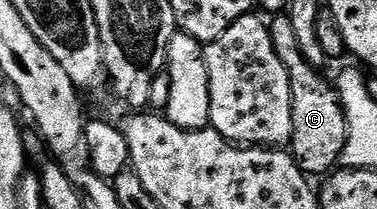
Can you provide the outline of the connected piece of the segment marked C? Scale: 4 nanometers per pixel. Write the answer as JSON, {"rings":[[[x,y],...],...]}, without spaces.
{"rings":[[[275,16],[268,26],[272,43],[275,45],[276,55],[282,60],[290,80],[292,135],[288,142],[288,152],[303,173],[307,175],[313,175],[313,173],[329,174],[339,164],[346,142],[346,120],[344,119],[342,104],[338,101],[335,86],[331,82],[329,85],[318,74],[321,72],[317,68],[311,67],[303,61],[302,52],[298,50],[296,35],[292,31],[289,16]]]}

